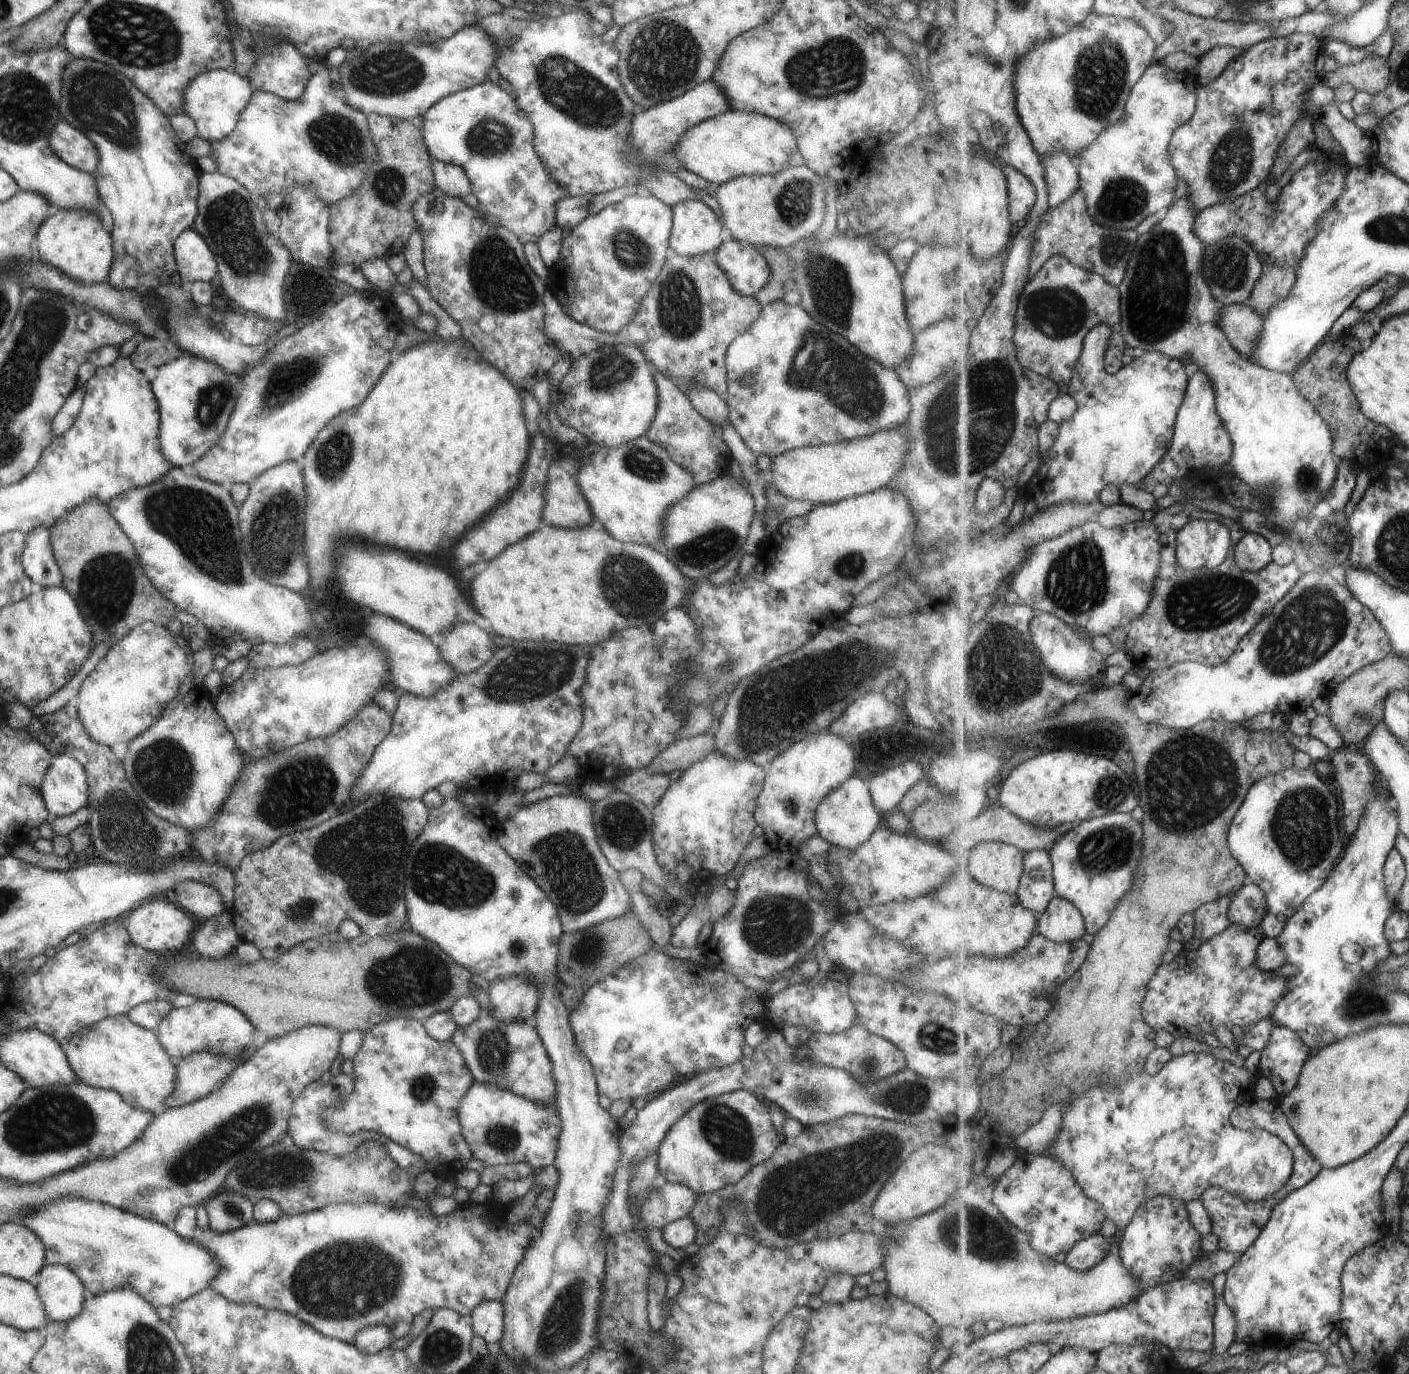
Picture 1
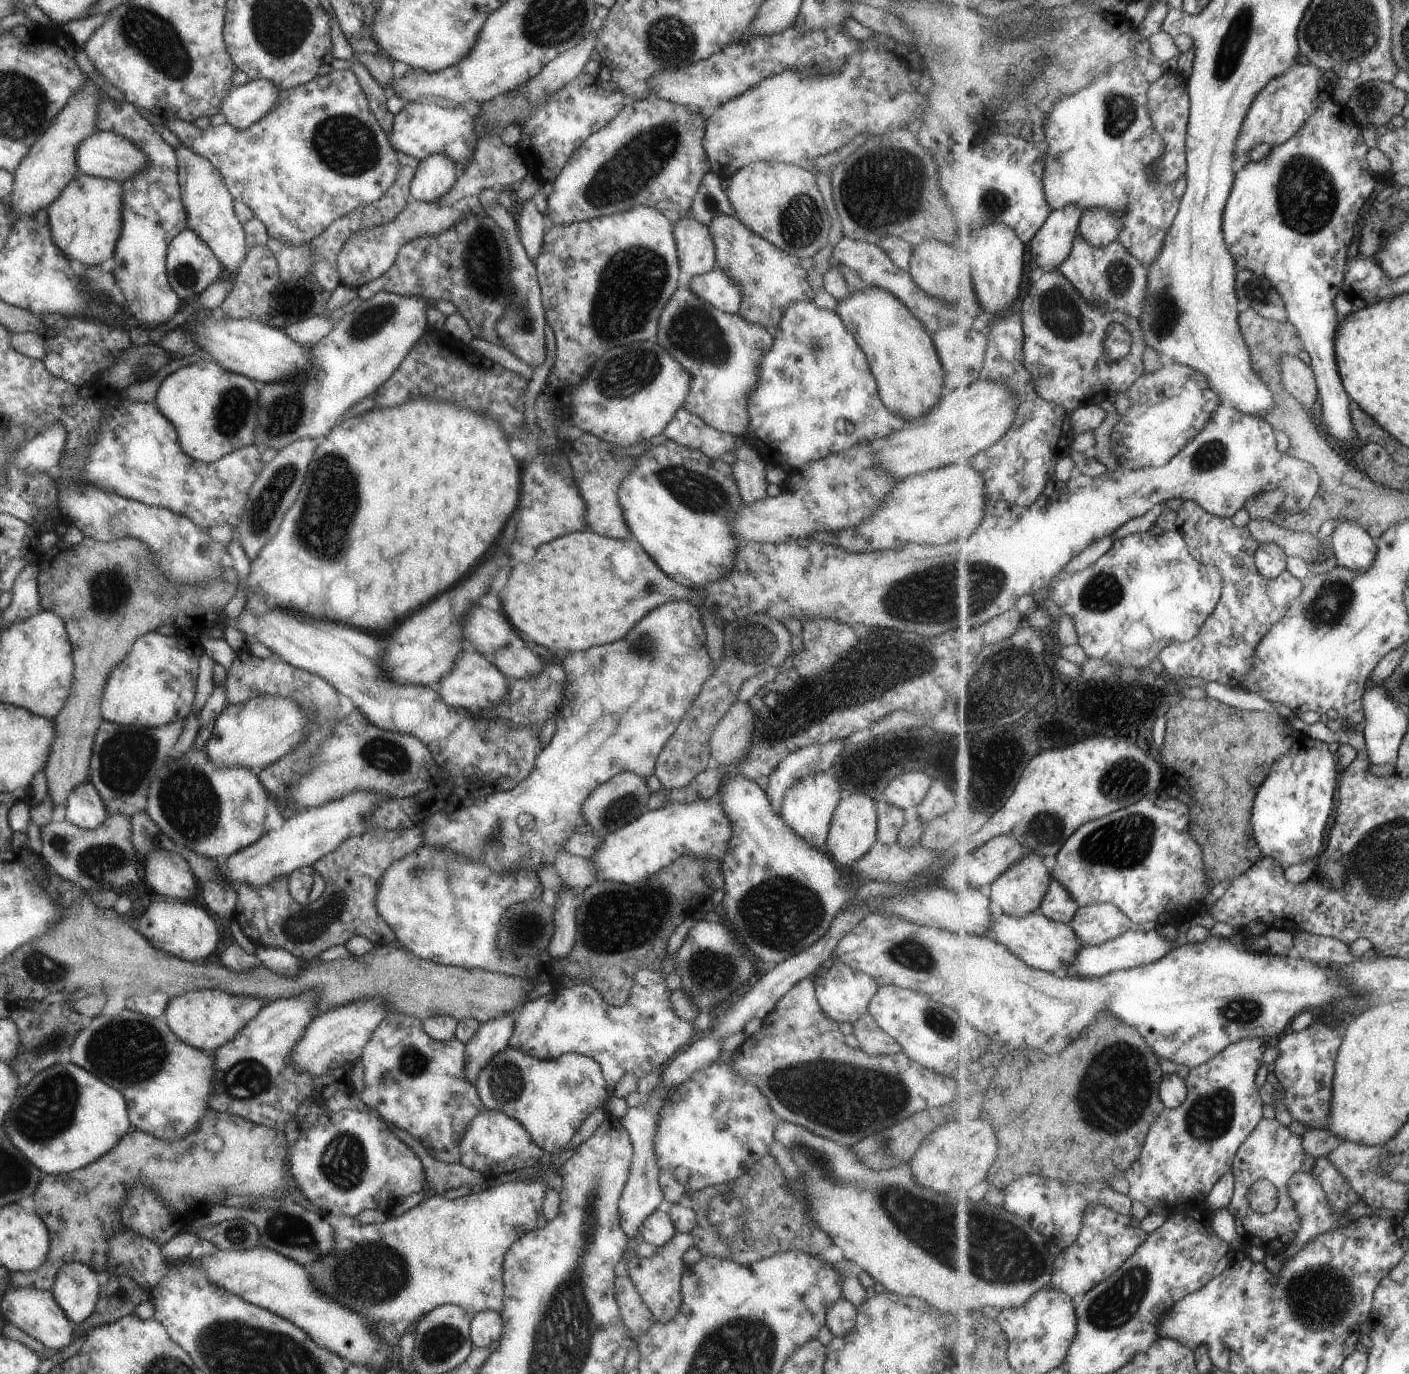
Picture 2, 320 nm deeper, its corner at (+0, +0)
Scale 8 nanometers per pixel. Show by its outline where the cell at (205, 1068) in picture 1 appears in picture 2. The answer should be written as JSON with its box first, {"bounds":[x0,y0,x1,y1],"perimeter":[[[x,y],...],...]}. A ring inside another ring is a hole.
{"bounds":[208,991,317,1131],"perimeter":[[[306,991],[285,999],[277,998],[264,1005],[231,1040],[213,1052],[208,1109],[283,1131],[285,1122],[294,1117],[301,1102],[311,1100],[313,1080],[309,1074],[297,1076],[289,1064],[289,1056],[305,1028],[317,1015],[317,991]]]}

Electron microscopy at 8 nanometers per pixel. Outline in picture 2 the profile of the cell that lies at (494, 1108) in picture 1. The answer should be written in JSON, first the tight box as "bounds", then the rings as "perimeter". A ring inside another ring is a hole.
{"bounds":[458,1108,544,1176],"perimeter":[[[484,1108],[469,1122],[458,1146],[461,1153],[459,1163],[465,1168],[479,1171],[484,1176],[495,1170],[497,1174],[501,1174],[536,1166],[544,1154],[542,1148],[533,1144],[519,1122],[505,1116],[503,1112]]]}

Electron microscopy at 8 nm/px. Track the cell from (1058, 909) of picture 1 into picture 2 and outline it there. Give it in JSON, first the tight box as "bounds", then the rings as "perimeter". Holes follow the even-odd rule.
{"bounds":[1071,903,1135,946],"perimeter":[[[1110,903],[1081,907],[1071,926],[1083,946],[1106,944],[1135,928],[1126,914]]]}

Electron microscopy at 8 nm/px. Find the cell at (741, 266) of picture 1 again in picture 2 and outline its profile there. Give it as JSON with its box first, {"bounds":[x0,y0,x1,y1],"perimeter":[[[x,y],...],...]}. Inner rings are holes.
{"bounds":[686,266,740,314],"perimeter":[[[715,266],[707,273],[686,278],[690,292],[709,307],[723,313],[736,314],[739,309],[740,289],[723,271]]]}

